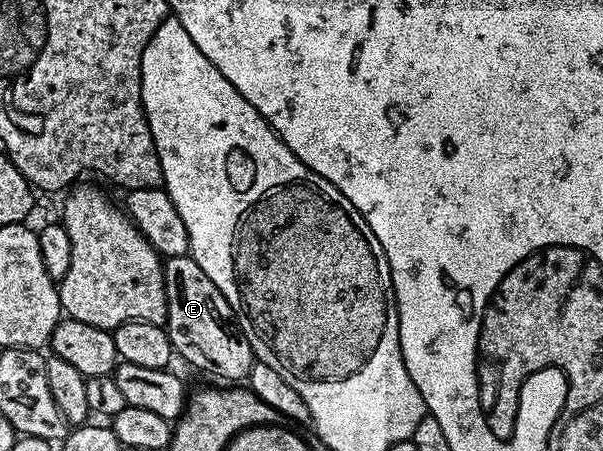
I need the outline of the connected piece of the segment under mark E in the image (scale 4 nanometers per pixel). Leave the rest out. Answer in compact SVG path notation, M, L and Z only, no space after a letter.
M191 255L168 258L164 267L167 332L176 356L213 377L222 377L225 380L222 382L244 382L255 364L253 348L237 326L227 299L223 299L223 291L207 279L203 267Z

